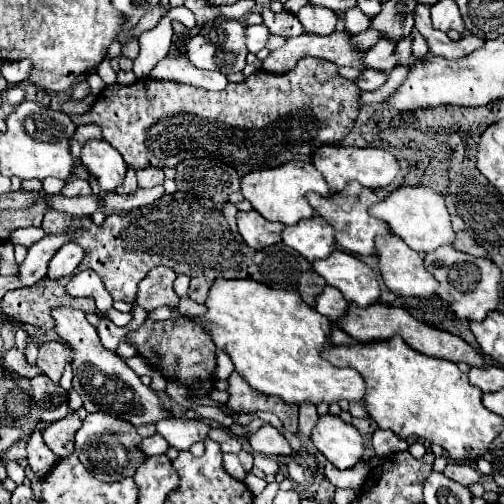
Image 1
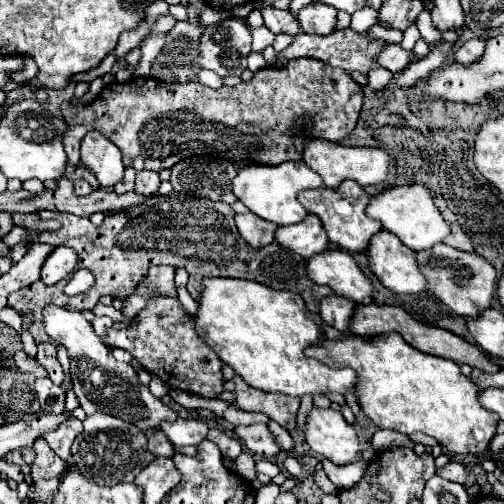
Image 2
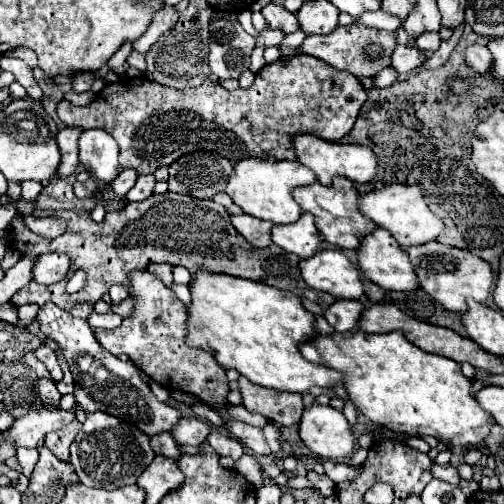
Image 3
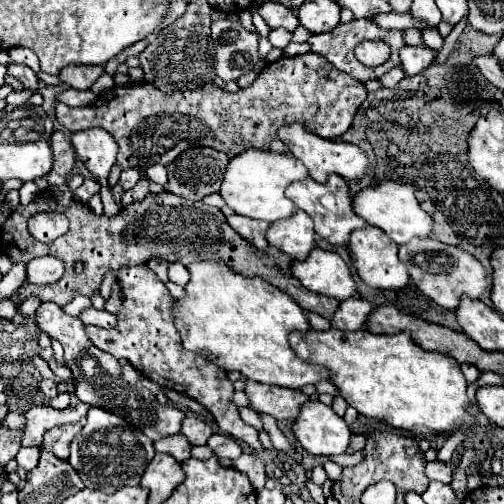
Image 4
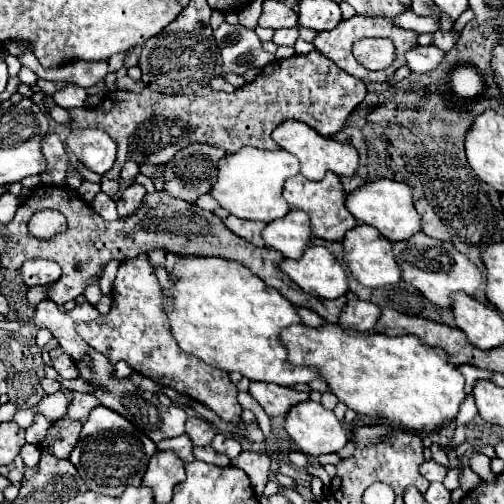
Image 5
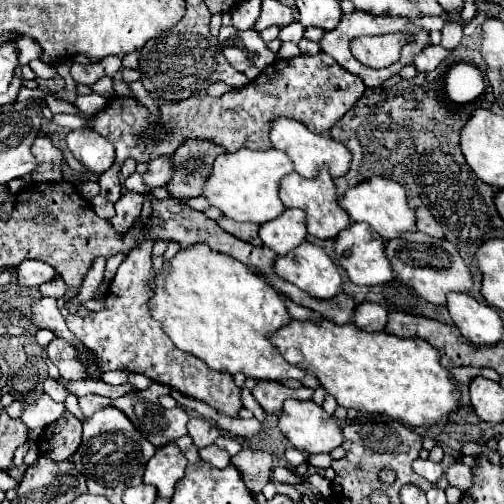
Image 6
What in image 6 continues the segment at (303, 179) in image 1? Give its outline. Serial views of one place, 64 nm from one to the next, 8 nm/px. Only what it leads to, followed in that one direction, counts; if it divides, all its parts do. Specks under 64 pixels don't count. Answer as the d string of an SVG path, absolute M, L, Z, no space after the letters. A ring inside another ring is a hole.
M238 150L234 154L226 152L218 156L212 164L212 174L204 184L202 196L216 206L224 216L236 222L256 222L264 224L284 212L284 204L278 198L278 180L284 174L294 172L292 162L280 150Z

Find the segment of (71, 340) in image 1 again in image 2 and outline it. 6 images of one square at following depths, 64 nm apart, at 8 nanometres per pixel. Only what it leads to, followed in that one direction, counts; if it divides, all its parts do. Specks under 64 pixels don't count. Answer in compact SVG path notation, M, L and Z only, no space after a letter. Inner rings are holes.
M48 304L42 310L42 320L44 320L44 330L52 338L52 342L64 344L62 338L70 338L68 356L70 356L70 376L74 384L72 390L86 414L104 412L138 426L142 432L158 430L160 422L178 418L178 414L172 408L168 408L162 400L158 400L148 390L148 386L140 384L138 374L130 364L118 362L114 356L106 358L106 354L112 354L112 350L96 336L92 324L80 312L72 312Z

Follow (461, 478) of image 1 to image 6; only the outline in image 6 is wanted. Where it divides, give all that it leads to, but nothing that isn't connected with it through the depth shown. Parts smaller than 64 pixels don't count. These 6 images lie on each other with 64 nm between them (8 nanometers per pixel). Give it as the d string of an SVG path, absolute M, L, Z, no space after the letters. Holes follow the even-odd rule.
M418 458L418 460L412 462L412 470L414 470L418 476L430 480L432 484L442 476L440 464L436 464L436 462L432 462L432 460L422 460L422 458Z

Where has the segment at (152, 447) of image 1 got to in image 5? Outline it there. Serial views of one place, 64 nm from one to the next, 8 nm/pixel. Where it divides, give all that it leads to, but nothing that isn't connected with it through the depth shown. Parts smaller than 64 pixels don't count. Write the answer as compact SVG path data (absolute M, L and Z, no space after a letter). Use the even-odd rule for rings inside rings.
M186 434L178 436L178 438L168 438L168 440L162 440L158 444L158 450L174 450L184 462L194 462L194 454L192 454L192 442Z

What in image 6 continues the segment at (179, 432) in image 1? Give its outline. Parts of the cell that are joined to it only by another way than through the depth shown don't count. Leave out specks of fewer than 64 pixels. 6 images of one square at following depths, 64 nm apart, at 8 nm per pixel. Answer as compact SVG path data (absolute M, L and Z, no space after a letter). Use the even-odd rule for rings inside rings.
M192 418L188 422L188 434L192 436L192 440L198 448L206 448L216 442L216 436L220 436L220 430L204 418Z

